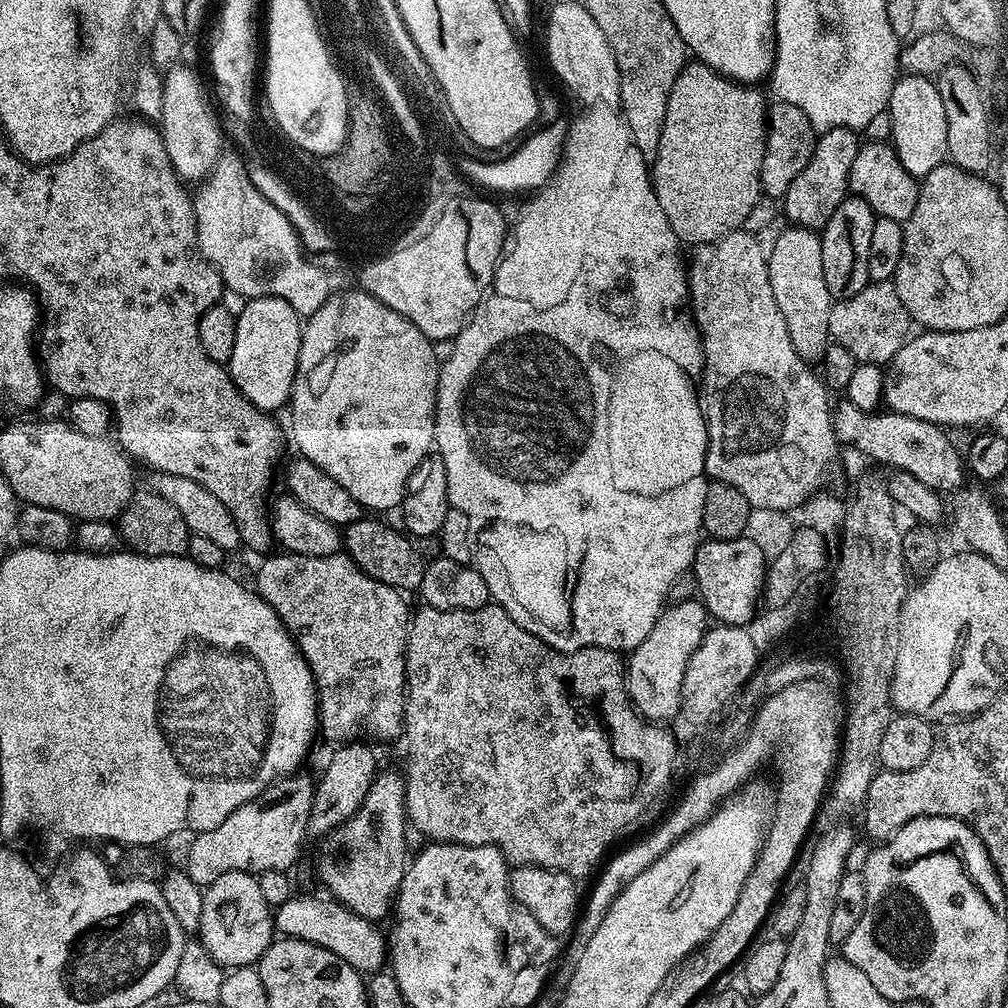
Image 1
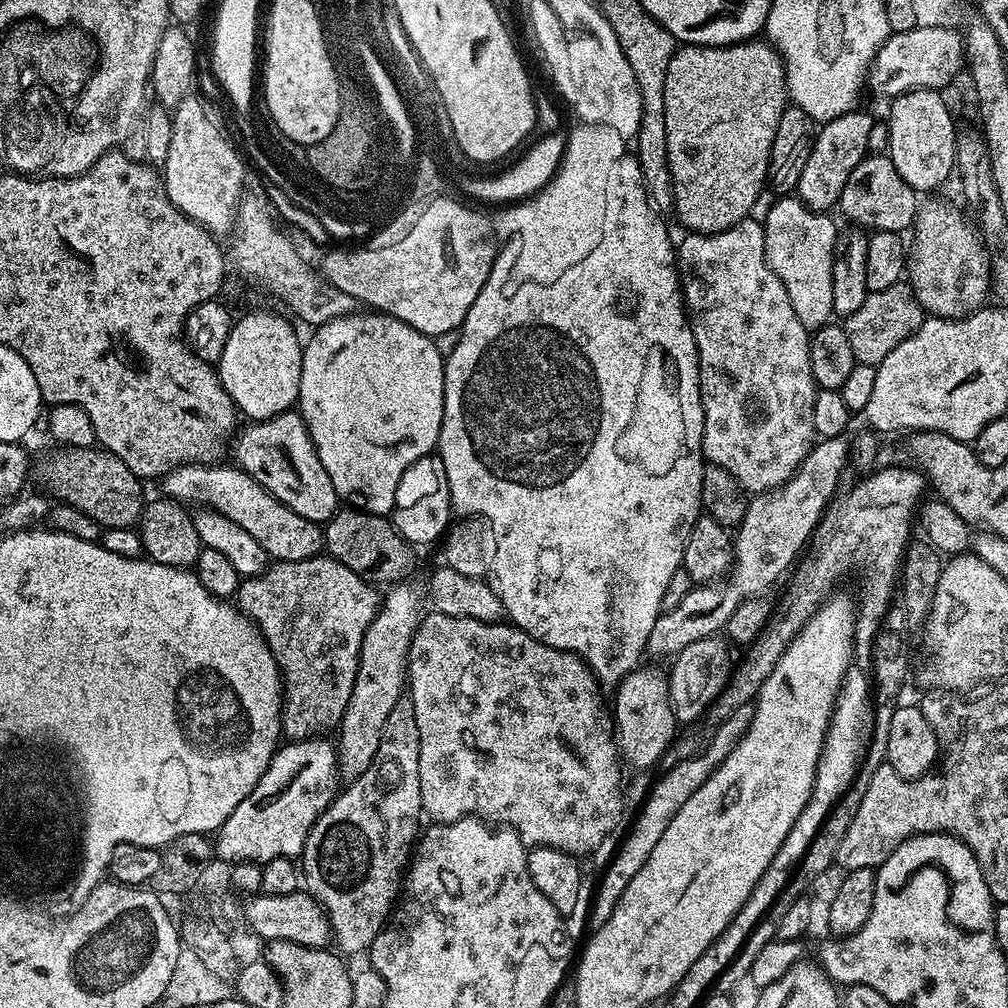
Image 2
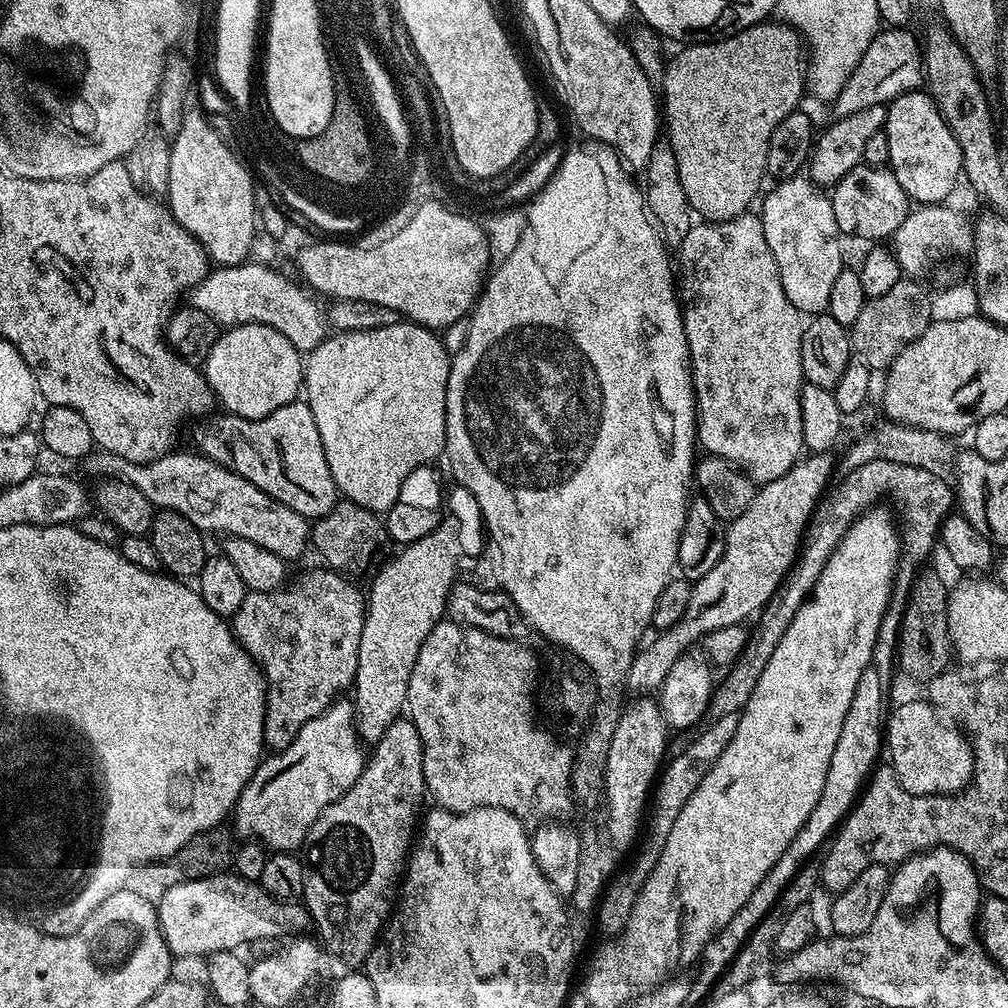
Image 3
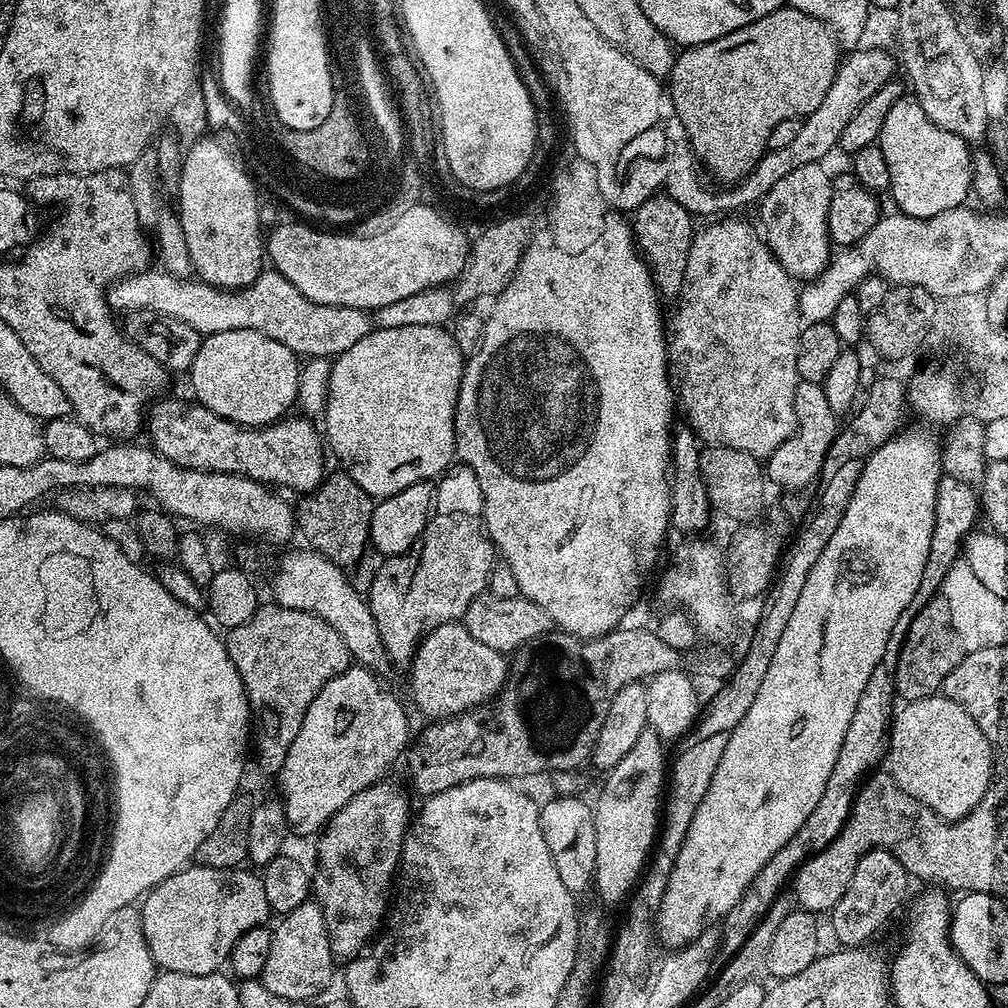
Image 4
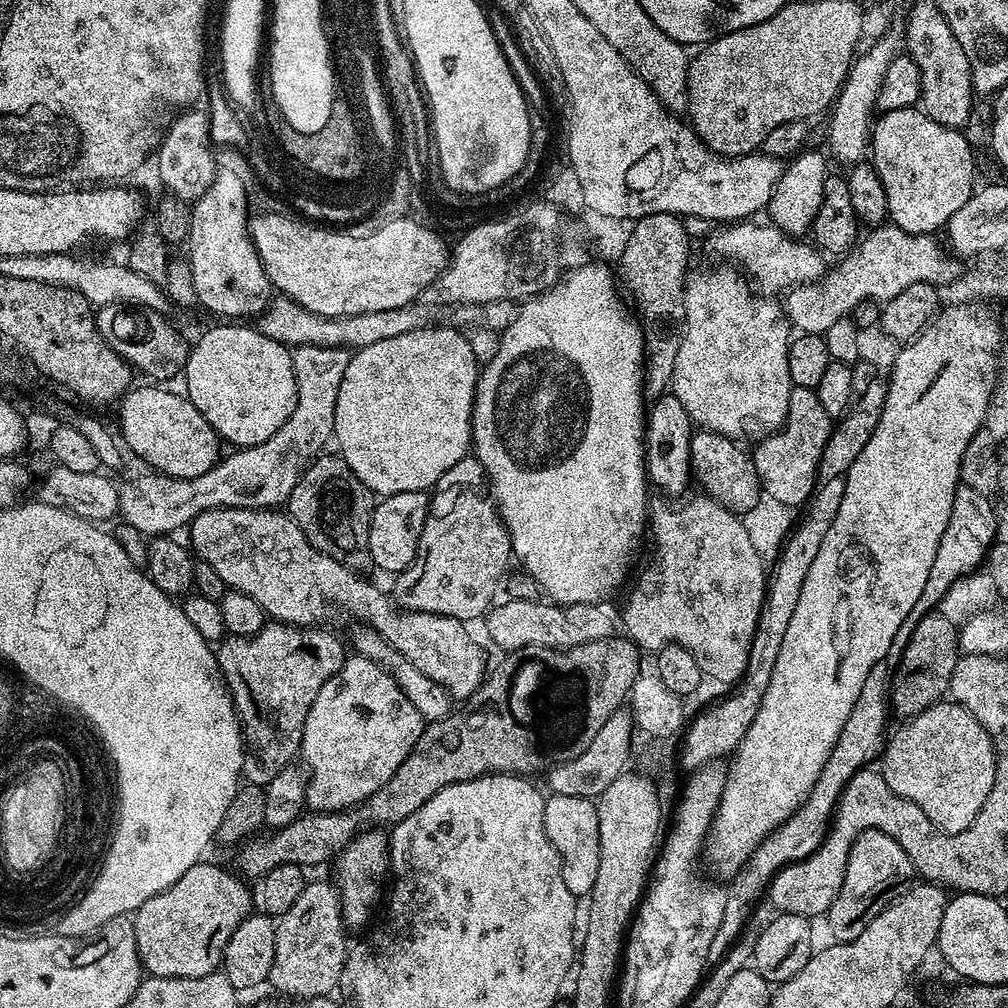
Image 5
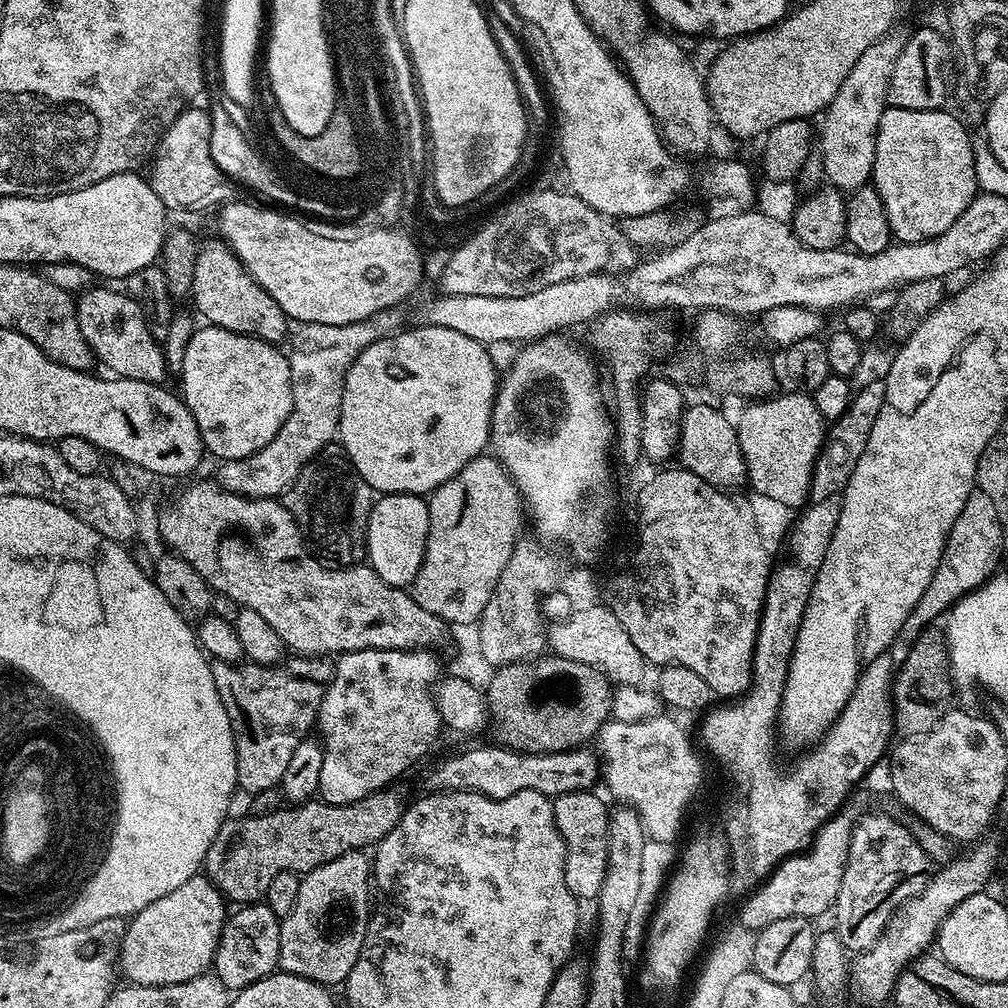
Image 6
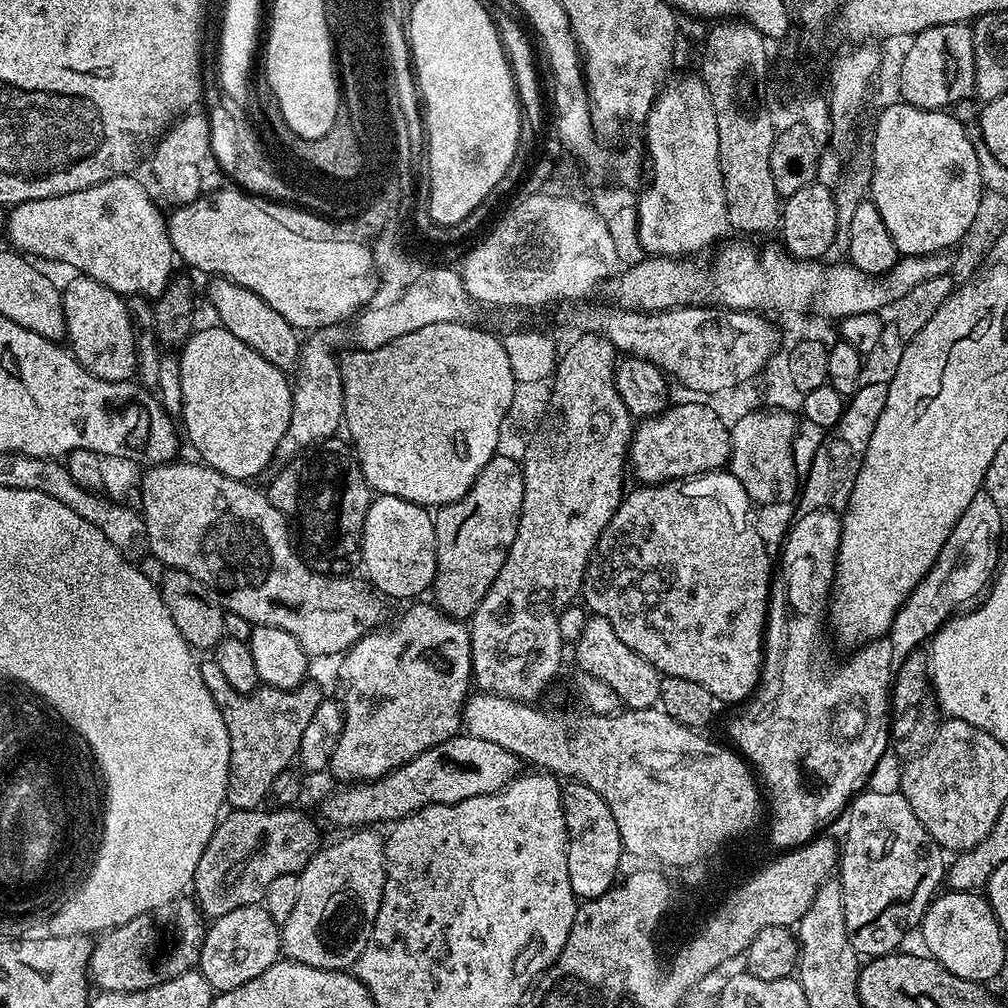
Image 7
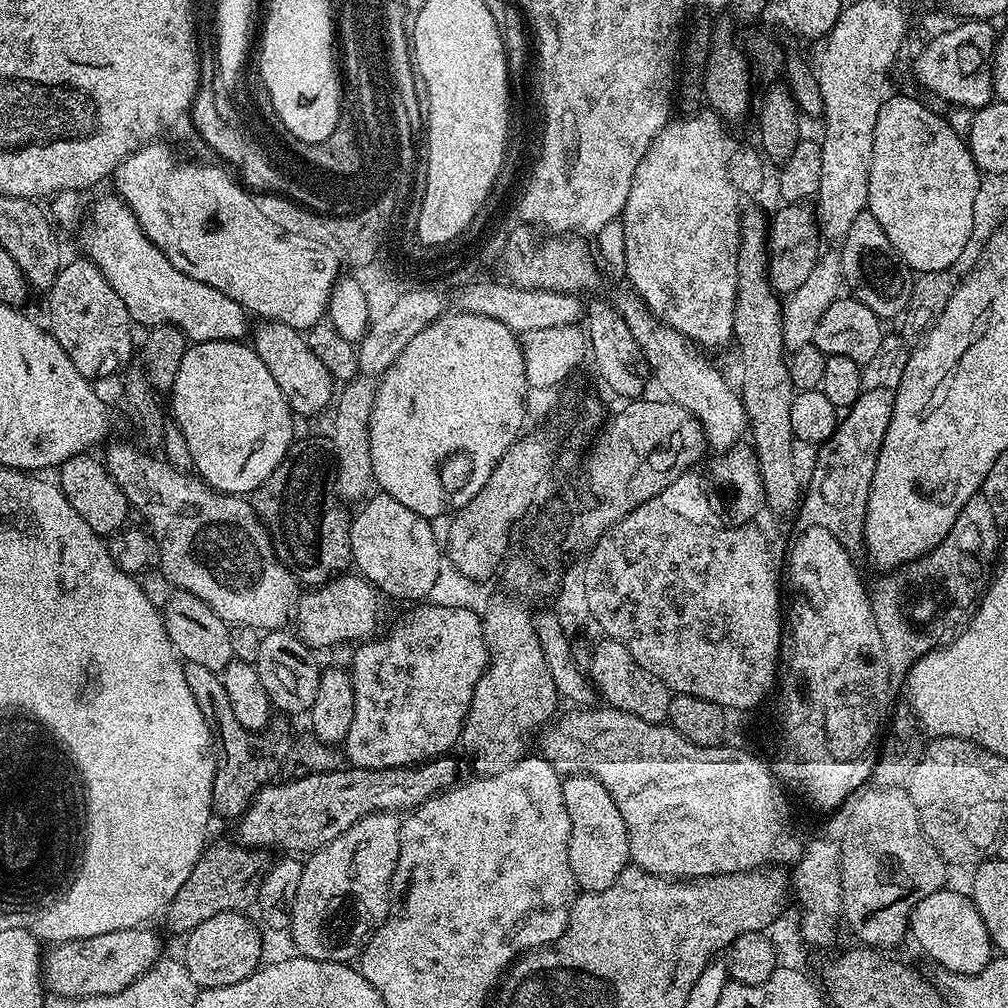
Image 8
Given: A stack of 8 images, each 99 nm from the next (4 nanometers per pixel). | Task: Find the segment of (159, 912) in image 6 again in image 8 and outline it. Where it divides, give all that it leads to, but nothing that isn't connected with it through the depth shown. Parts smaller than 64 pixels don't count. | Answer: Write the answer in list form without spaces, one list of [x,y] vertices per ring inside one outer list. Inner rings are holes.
[[[151,927],[127,928],[126,930],[114,930],[110,934],[98,934],[94,938],[85,940],[71,940],[65,944],[57,944],[47,949],[42,960],[42,975],[47,991],[56,996],[72,996],[71,998],[83,998],[85,996],[105,996],[106,994],[118,994],[126,990],[142,974],[146,974],[161,959],[160,940],[151,932]]]

